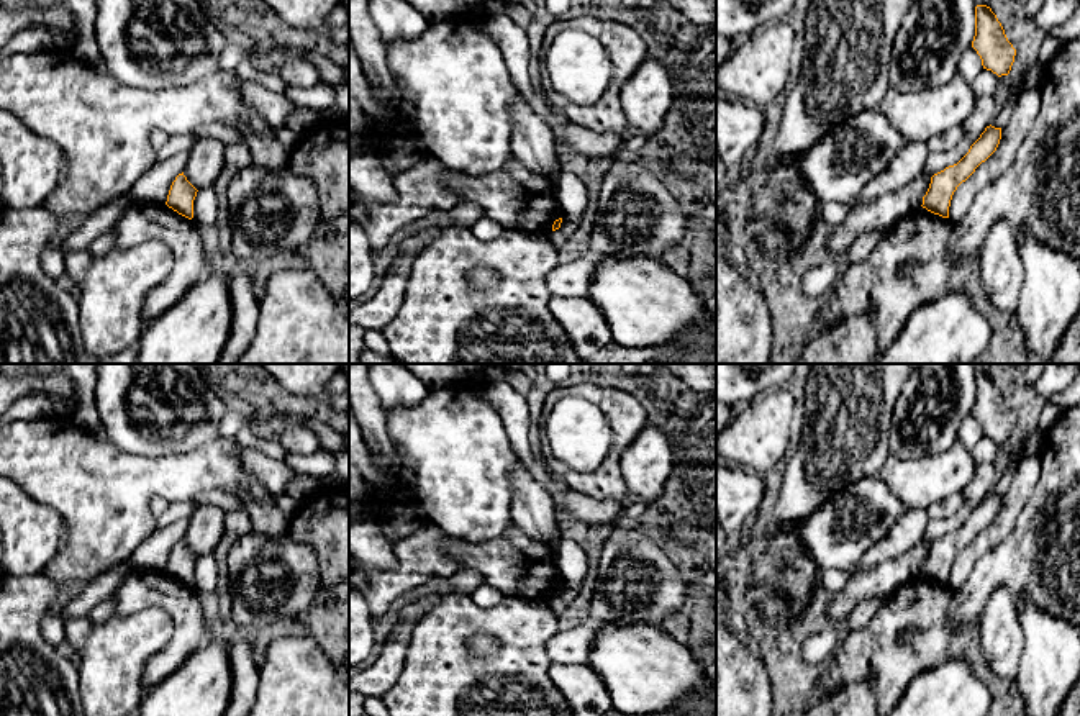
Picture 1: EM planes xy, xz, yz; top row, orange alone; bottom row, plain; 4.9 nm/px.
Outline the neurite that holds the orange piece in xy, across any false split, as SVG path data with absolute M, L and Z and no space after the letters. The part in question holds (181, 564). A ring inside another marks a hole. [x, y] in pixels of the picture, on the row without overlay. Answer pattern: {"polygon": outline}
{"polygon": "M182 539L172 549L166 572L179 582L192 587L193 567L197 564L197 559L198 557L187 547L187 544Z"}

